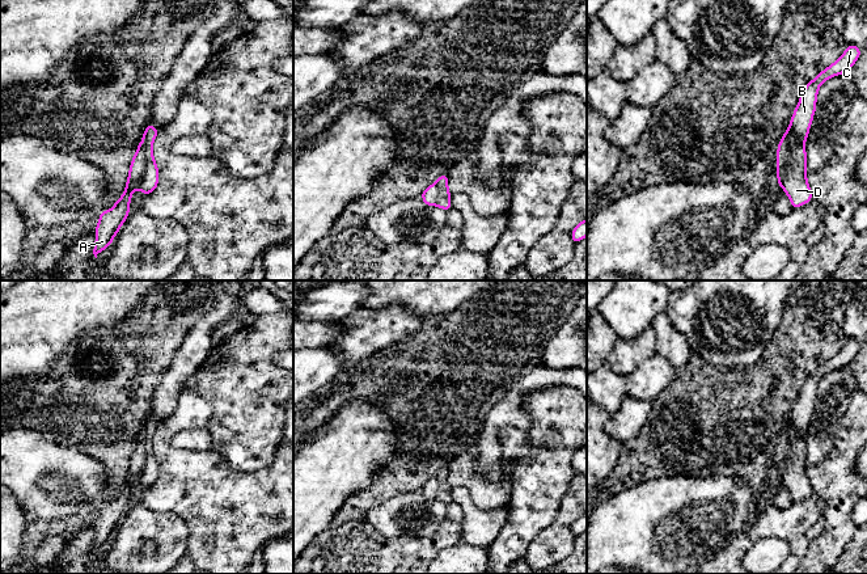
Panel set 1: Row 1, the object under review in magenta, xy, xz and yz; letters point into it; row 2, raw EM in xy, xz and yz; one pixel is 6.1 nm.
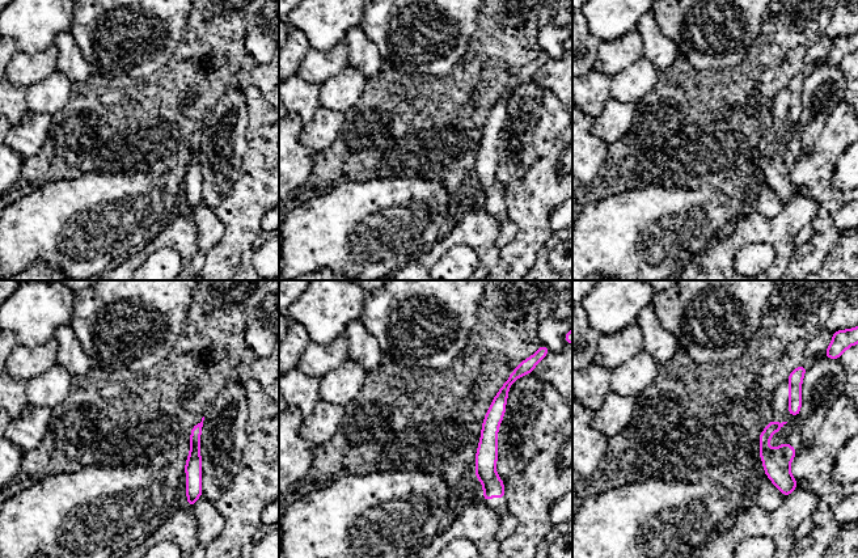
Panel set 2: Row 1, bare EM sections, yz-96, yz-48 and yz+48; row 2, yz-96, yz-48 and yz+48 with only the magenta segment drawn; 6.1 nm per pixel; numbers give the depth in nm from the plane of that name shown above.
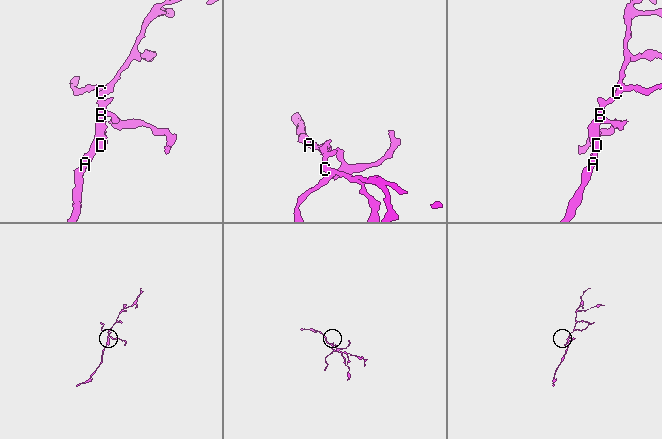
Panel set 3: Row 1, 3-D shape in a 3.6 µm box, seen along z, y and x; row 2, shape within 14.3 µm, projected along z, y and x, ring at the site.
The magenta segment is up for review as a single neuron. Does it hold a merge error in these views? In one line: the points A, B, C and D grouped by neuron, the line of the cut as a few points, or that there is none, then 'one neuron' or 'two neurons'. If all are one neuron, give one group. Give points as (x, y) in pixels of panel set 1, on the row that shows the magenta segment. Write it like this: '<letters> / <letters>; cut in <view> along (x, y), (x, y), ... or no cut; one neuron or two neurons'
A B C / D; cut in xy along (142, 143), (144, 172), (138, 186); two neurons

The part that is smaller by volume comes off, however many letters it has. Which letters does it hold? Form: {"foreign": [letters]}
{"foreign": ["D"]}

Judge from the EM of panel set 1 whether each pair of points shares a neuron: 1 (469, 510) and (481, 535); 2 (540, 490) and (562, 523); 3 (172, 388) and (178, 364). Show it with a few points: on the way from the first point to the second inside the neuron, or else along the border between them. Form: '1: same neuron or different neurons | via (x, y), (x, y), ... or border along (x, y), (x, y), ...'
1: same neuron | via (473, 516), (479, 528)
2: different neurons | border along (569, 486), (555, 518), (534, 536)
3: same neuron | via (172, 383), (178, 370)

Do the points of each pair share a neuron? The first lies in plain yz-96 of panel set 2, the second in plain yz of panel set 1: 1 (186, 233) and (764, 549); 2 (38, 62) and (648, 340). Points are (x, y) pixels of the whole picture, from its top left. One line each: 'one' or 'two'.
1: two
2: one

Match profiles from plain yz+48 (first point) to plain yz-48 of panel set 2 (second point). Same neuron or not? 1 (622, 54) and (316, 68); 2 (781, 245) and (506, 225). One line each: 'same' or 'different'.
1: same
2: different

